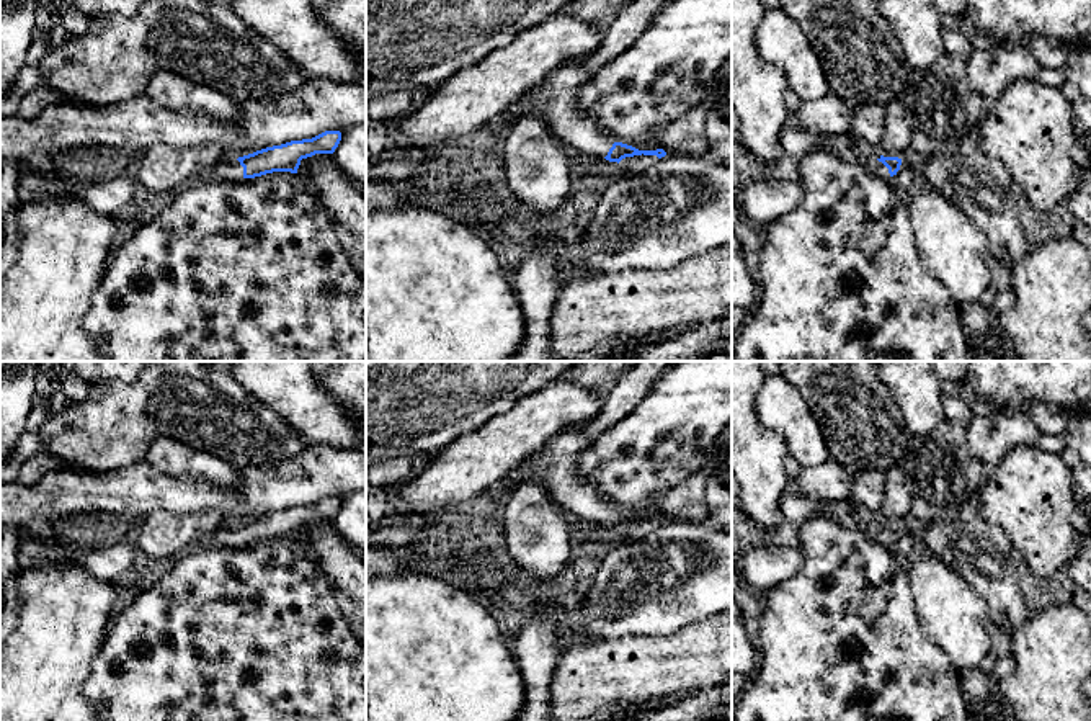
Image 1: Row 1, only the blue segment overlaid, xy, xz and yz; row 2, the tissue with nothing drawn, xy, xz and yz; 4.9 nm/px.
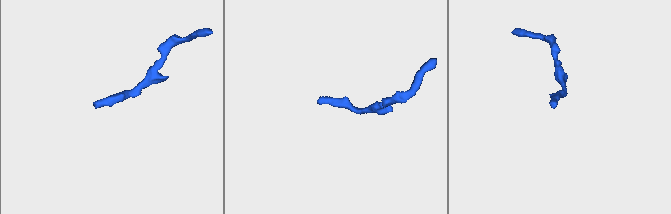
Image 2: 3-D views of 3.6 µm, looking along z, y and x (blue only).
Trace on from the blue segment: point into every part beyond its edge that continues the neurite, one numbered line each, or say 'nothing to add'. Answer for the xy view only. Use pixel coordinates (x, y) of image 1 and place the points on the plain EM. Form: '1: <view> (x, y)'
1: xy (229, 535)

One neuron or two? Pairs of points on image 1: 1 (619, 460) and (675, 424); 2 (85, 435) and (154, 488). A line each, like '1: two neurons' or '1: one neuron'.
1: one neuron
2: two neurons

